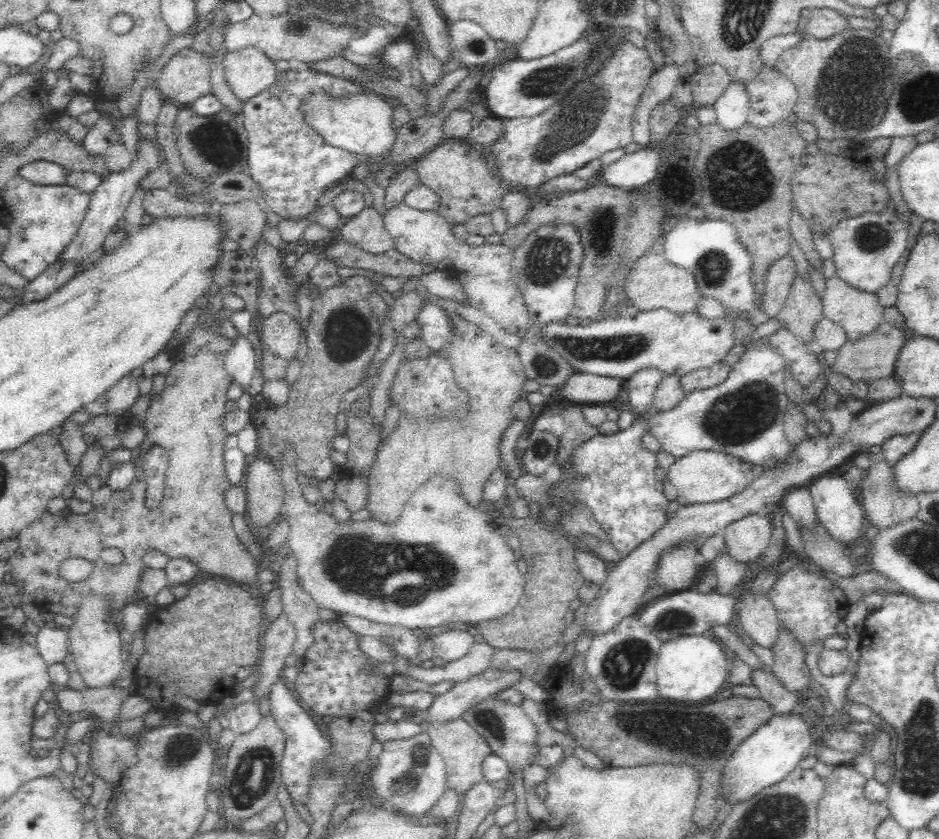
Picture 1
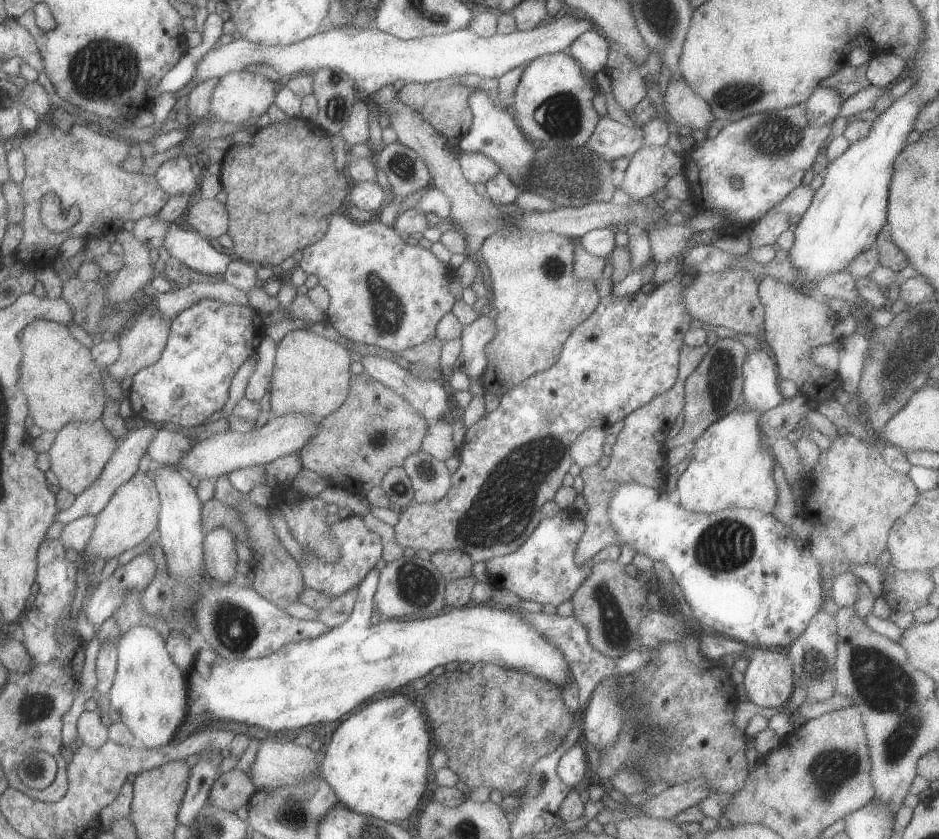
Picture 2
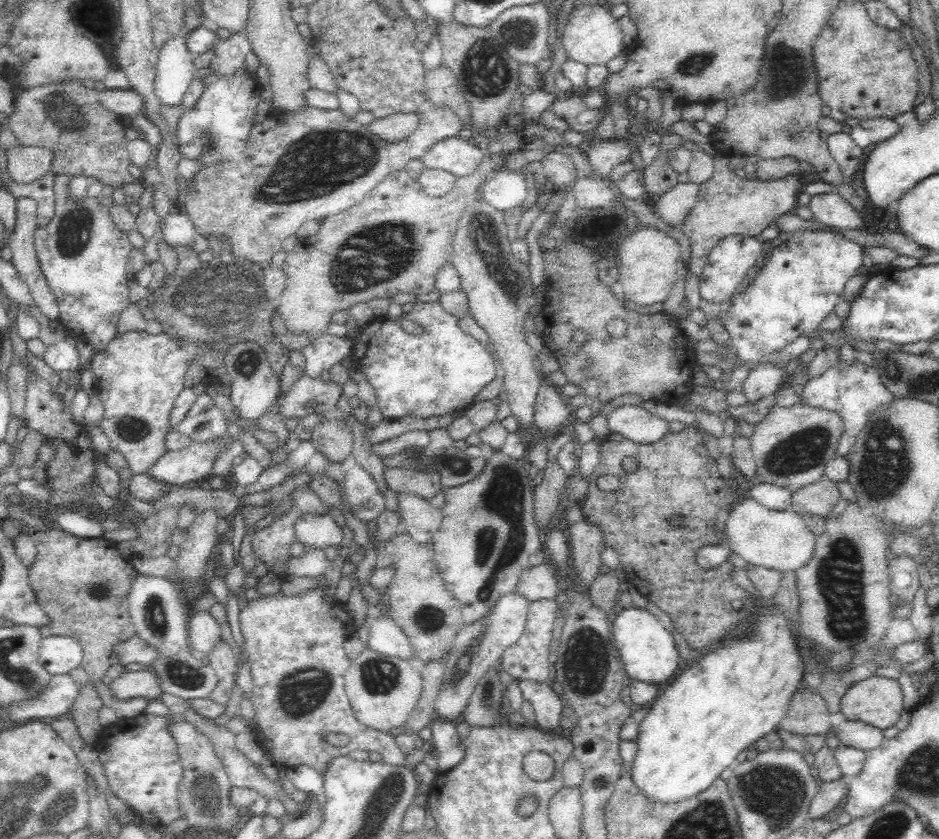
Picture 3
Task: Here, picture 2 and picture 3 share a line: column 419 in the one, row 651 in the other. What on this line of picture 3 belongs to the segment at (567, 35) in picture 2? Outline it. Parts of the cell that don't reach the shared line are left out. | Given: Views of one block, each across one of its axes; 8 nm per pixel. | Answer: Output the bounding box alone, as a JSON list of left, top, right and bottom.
[38,636,83,675]

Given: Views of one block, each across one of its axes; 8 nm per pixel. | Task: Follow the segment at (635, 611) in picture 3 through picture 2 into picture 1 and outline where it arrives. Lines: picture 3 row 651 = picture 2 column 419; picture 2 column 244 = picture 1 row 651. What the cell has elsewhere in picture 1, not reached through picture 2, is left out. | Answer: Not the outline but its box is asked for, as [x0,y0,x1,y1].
[656,635,729,702]

